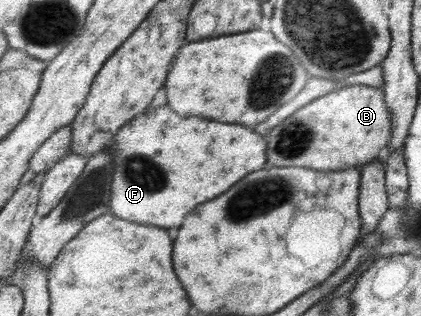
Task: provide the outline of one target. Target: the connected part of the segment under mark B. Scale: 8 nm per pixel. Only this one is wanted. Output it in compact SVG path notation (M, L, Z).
M366 85L346 86L317 98L278 124L270 132L267 158L269 165L276 167L304 167L326 172L364 168L381 155L387 155L392 136L393 115L386 104L385 92Z

